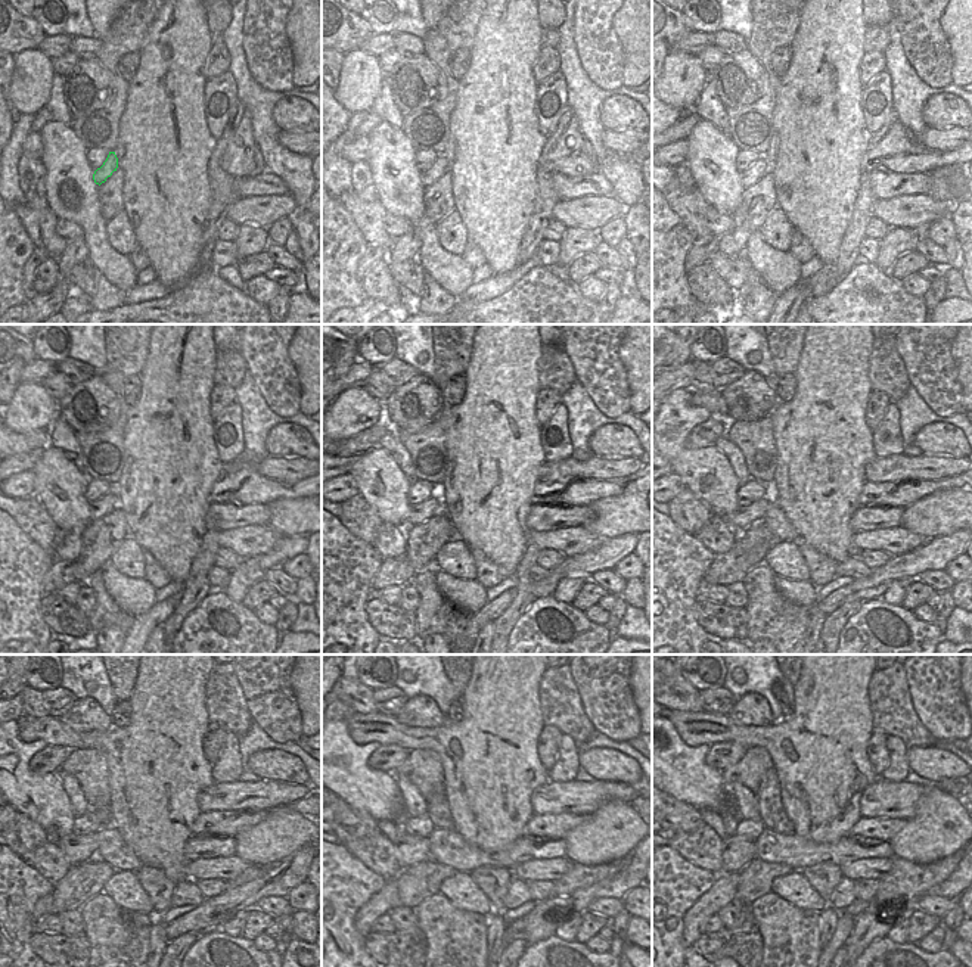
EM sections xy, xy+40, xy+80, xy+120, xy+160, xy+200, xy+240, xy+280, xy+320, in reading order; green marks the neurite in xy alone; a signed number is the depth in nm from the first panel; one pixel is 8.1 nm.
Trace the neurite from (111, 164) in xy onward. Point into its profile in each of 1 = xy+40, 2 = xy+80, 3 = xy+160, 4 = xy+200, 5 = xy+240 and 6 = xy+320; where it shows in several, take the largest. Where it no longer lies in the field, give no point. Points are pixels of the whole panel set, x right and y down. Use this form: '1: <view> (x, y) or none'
1: xy+40 (440, 167)
2: xy+80 (751, 179)
3: xy+160 (432, 506)
4: xy+200 (747, 516)
5: xy+240 (78, 849)
6: xy+320 (738, 852)

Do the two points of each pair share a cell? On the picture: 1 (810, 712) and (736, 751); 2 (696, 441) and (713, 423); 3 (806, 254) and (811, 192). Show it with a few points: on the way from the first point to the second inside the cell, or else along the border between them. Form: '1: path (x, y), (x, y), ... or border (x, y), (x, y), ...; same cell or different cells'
1: border (710, 745), (738, 742), (745, 749); different cells
2: path (701, 437), (713, 428); same cell
3: border (803, 236), (810, 245); different cells

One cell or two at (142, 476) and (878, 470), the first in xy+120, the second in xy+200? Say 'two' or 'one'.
two

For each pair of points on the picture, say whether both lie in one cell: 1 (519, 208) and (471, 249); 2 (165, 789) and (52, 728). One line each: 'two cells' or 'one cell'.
1: two cells
2: one cell

